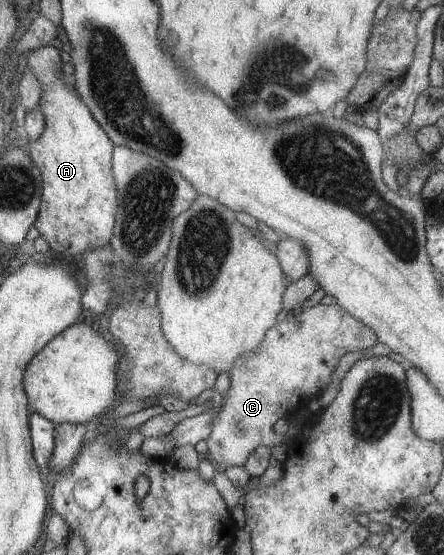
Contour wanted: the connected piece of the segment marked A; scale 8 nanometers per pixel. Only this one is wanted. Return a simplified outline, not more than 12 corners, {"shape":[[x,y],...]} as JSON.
{"shape":[[59,47],[26,52],[41,88],[33,227],[68,260],[109,243],[114,145]]}

